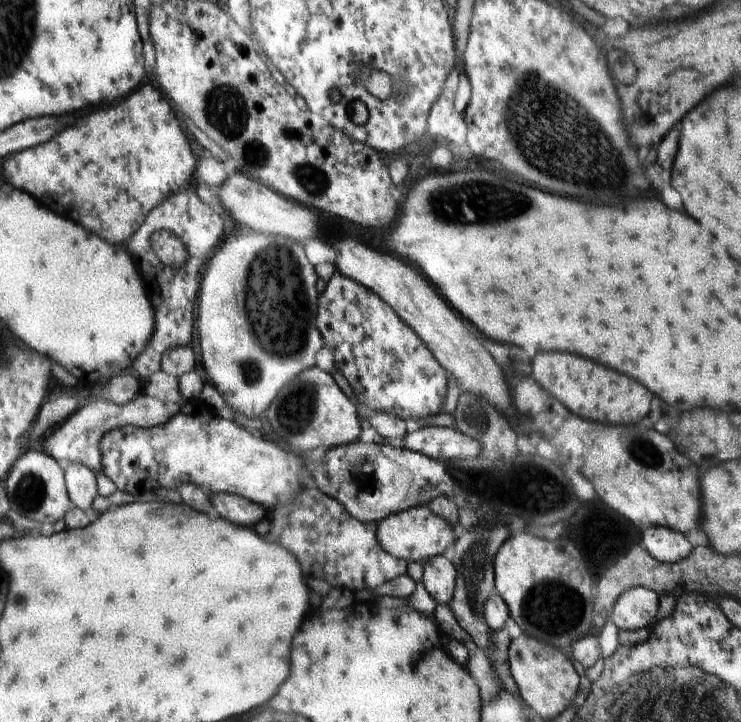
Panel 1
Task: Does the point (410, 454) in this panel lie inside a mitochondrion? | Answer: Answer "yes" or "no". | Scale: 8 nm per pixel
no

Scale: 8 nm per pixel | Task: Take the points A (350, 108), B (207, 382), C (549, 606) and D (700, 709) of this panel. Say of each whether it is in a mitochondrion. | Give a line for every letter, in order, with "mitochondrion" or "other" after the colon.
A: other
B: other
C: mitochondrion
D: mitochondrion

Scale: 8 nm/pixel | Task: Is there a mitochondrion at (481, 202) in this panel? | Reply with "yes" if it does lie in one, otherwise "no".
yes

